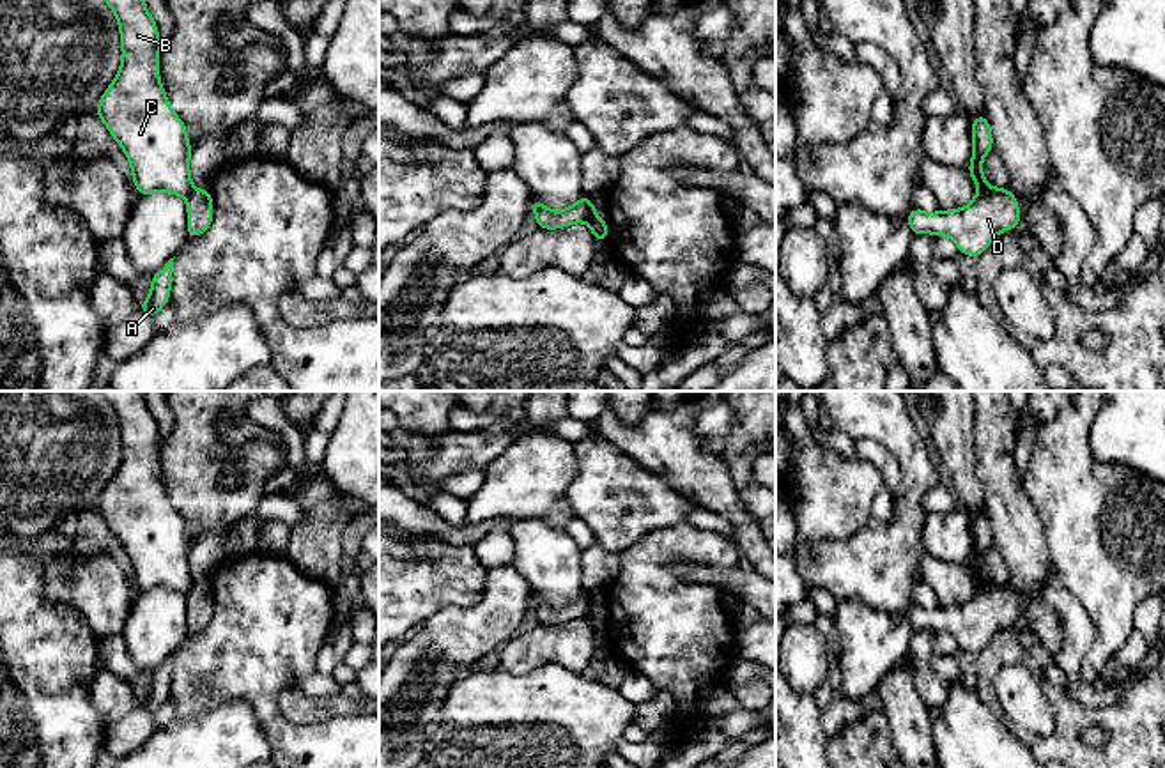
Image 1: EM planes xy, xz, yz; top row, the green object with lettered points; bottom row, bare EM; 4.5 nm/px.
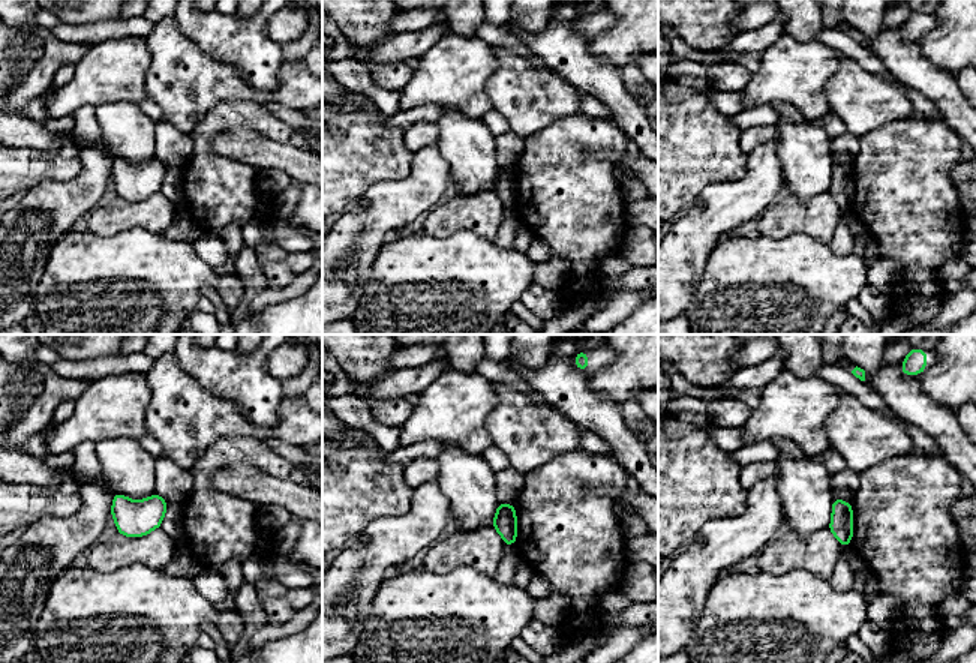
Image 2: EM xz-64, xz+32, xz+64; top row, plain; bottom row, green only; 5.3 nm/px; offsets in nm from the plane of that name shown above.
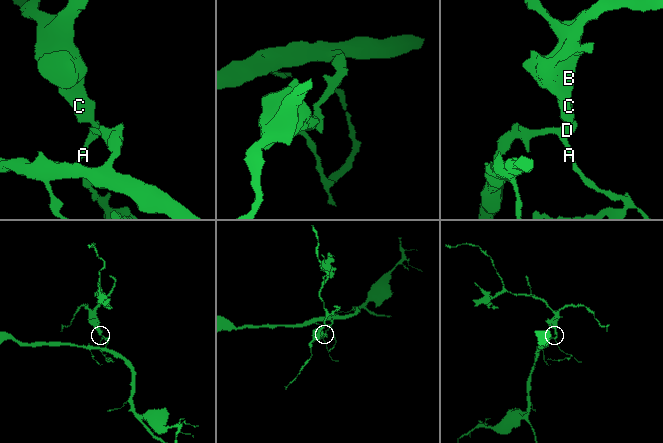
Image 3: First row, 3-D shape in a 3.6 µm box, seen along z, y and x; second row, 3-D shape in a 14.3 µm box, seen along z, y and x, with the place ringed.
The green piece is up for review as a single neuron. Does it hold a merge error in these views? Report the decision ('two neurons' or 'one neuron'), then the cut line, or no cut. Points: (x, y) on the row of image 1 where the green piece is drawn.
two neurons | xz (590, 200), (590, 211), (585, 220)

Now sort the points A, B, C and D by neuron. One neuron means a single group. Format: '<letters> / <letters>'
A D / B C

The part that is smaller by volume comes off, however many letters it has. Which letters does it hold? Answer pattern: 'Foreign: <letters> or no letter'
Foreign: B, C

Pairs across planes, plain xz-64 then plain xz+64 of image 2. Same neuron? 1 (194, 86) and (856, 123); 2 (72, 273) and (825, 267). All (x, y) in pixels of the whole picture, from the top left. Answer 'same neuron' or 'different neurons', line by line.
1: same neuron
2: same neuron

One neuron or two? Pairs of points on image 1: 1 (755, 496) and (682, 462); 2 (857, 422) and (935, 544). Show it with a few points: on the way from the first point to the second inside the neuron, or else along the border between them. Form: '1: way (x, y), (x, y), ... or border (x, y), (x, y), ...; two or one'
1: border (735, 491), (742, 506), (756, 519); two
2: border (928, 514), (921, 531), (923, 551); two

